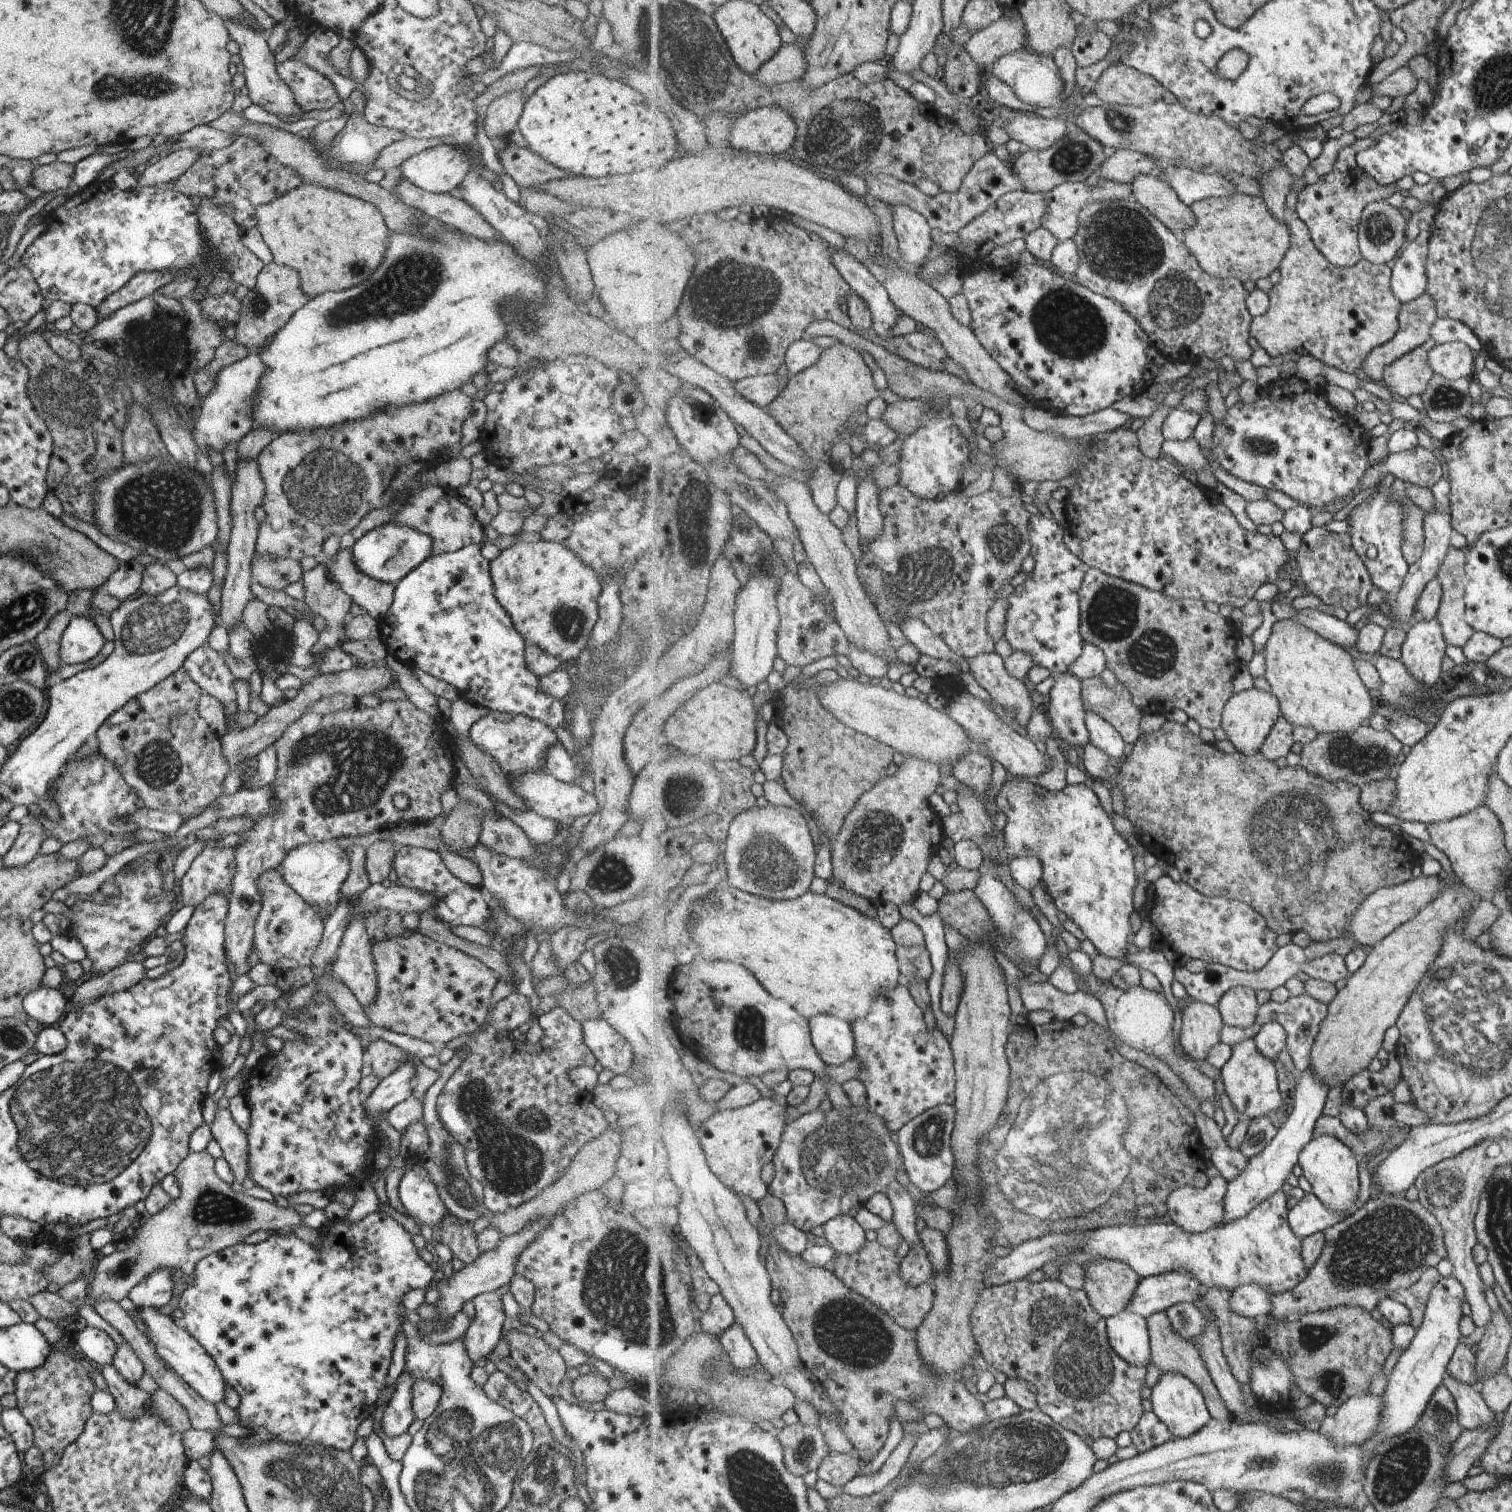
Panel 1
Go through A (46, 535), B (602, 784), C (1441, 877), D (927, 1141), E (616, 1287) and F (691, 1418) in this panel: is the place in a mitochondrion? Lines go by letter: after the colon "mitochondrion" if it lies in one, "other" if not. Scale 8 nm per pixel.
A: other
B: other
C: other
D: mitochondrion
E: mitochondrion
F: other

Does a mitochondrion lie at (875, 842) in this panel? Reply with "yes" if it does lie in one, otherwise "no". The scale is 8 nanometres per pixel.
yes

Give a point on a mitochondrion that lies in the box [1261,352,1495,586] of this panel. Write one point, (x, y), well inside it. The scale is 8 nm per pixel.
(1444, 398)

